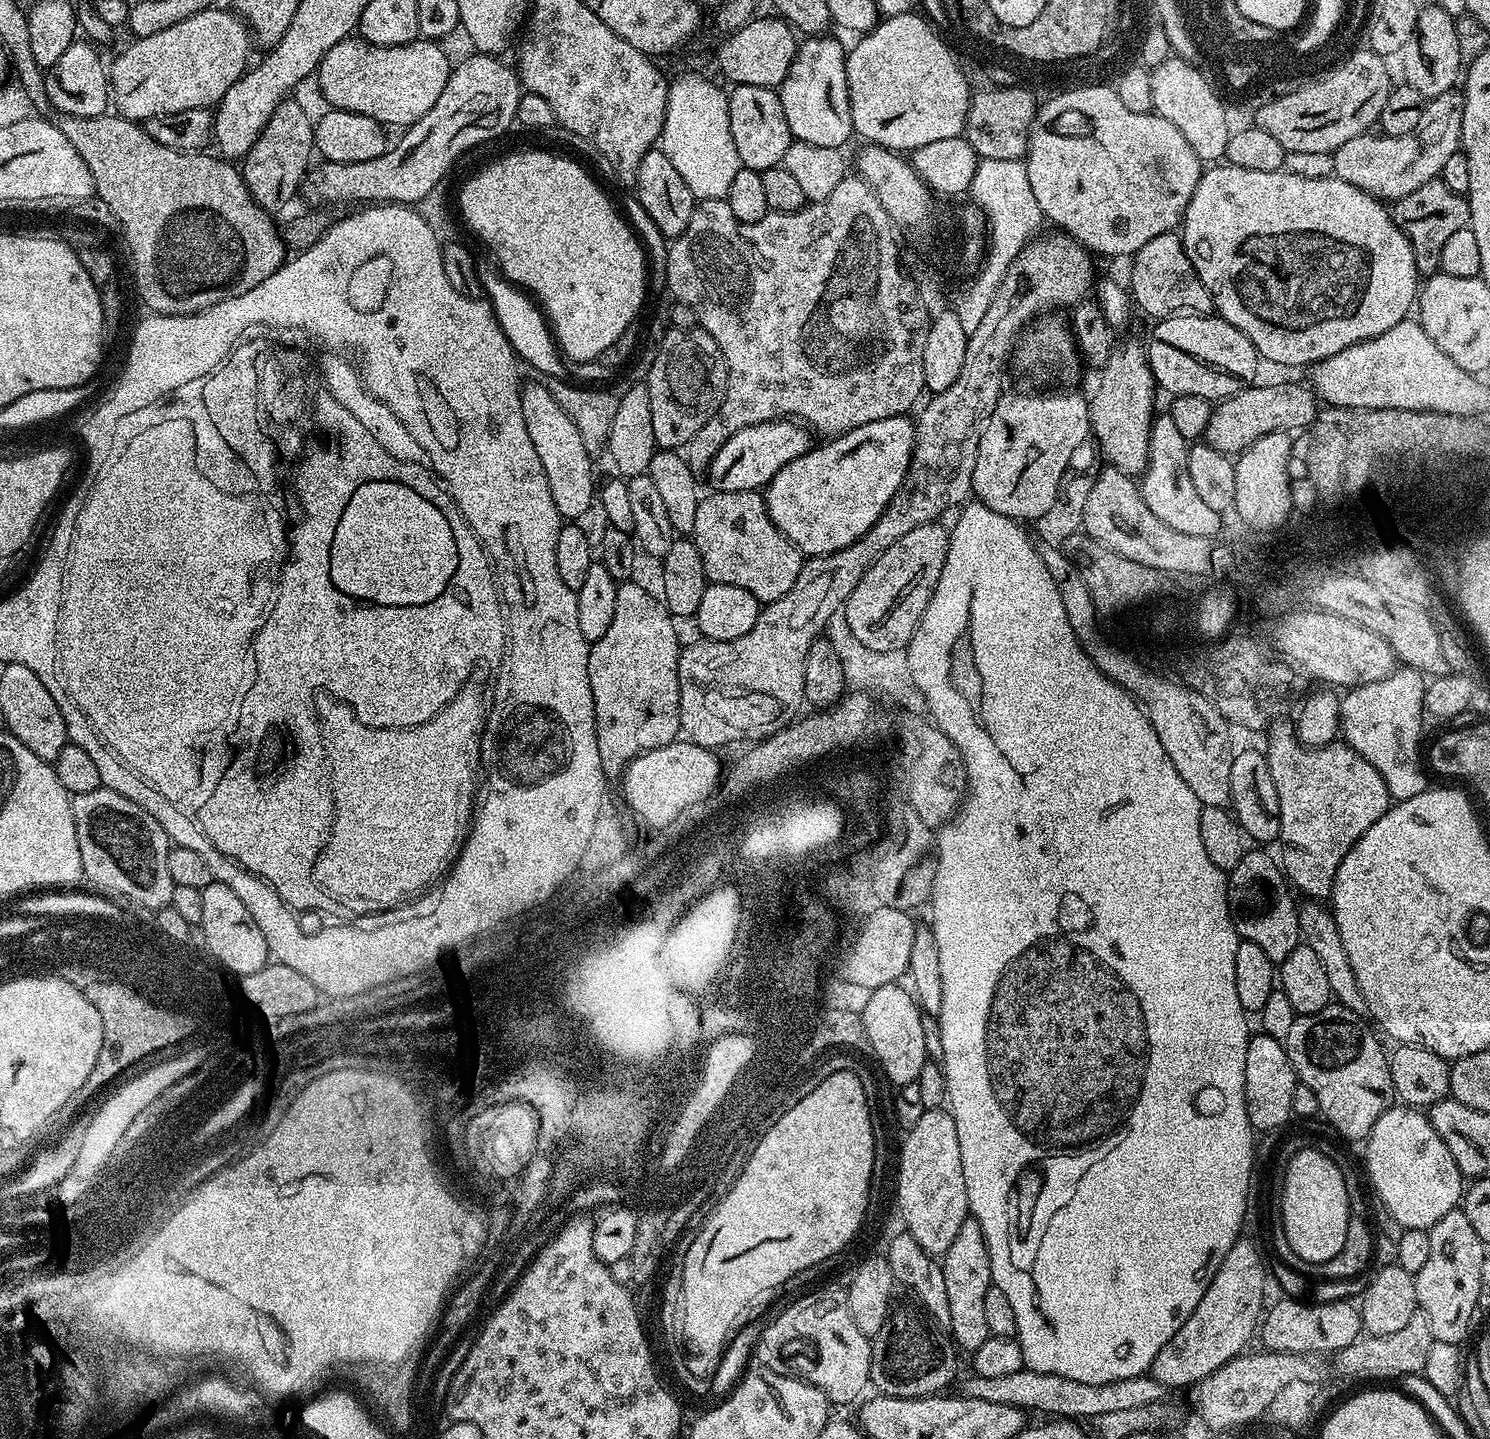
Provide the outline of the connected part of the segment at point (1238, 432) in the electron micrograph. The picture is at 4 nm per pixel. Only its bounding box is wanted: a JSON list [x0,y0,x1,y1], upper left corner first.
[1206,383,1318,454]

